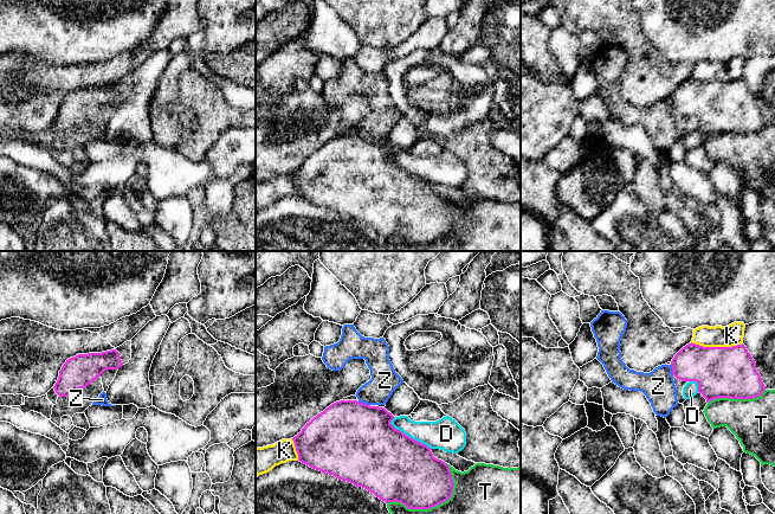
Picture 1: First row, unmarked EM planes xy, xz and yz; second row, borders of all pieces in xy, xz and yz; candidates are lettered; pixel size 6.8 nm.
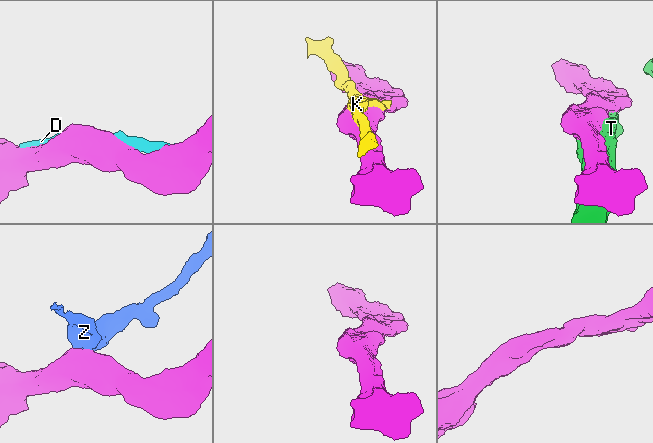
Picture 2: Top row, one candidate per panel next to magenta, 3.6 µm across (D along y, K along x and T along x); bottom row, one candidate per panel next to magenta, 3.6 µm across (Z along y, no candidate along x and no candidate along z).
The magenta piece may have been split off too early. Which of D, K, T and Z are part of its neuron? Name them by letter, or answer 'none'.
none

